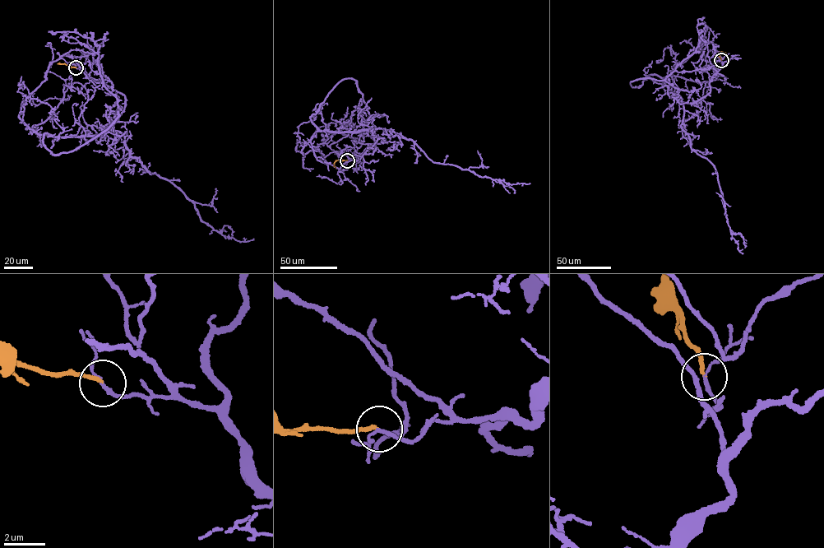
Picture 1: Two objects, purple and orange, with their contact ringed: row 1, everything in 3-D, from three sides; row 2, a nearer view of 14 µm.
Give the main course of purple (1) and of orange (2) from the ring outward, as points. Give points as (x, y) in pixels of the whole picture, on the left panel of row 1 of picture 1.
1: (76, 67), (126, 104), (101, 134), (45, 133), (55, 155), (120, 109), (99, 46), (48, 32)
2: (76, 67), (59, 62)

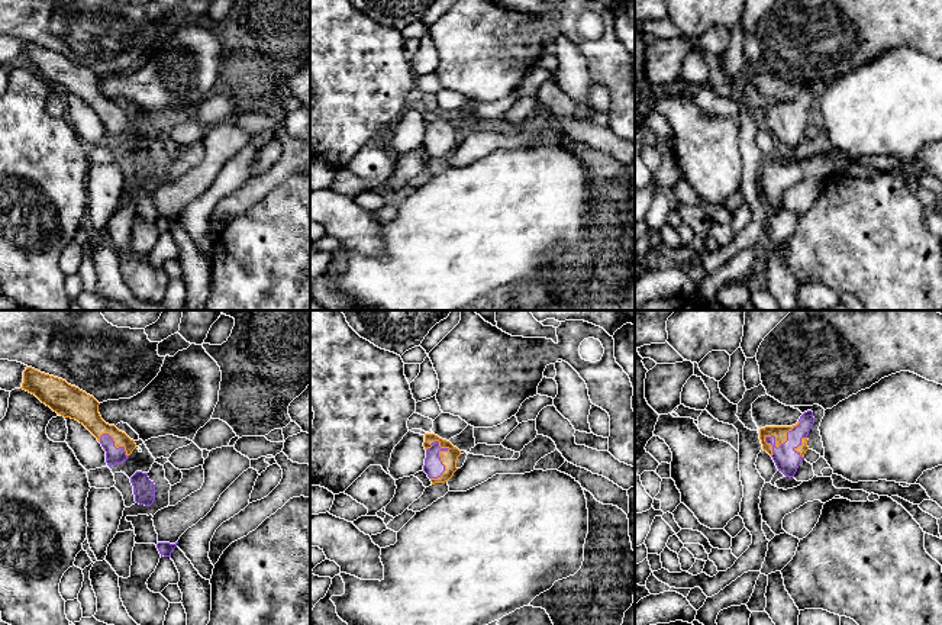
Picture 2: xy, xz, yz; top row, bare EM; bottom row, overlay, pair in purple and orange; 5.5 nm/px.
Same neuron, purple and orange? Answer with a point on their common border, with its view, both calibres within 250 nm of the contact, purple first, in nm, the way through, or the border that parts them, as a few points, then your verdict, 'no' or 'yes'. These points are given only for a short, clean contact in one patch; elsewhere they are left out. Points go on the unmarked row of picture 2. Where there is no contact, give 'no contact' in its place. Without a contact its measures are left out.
xz (441, 138) | 110/90 nm | no

